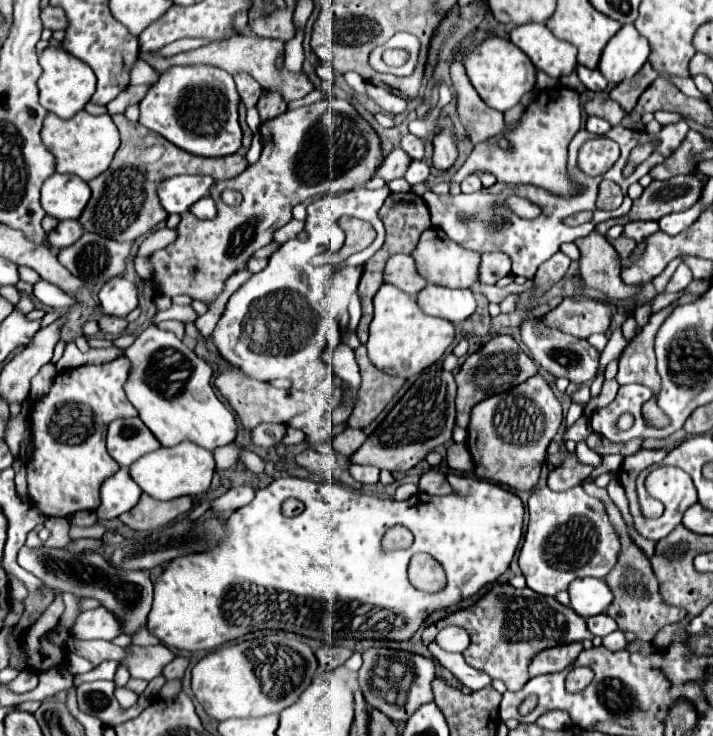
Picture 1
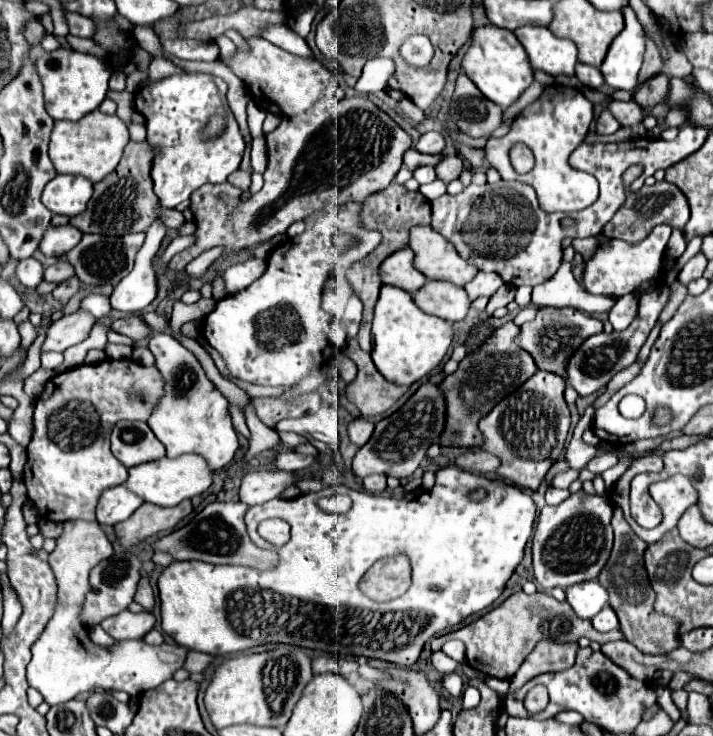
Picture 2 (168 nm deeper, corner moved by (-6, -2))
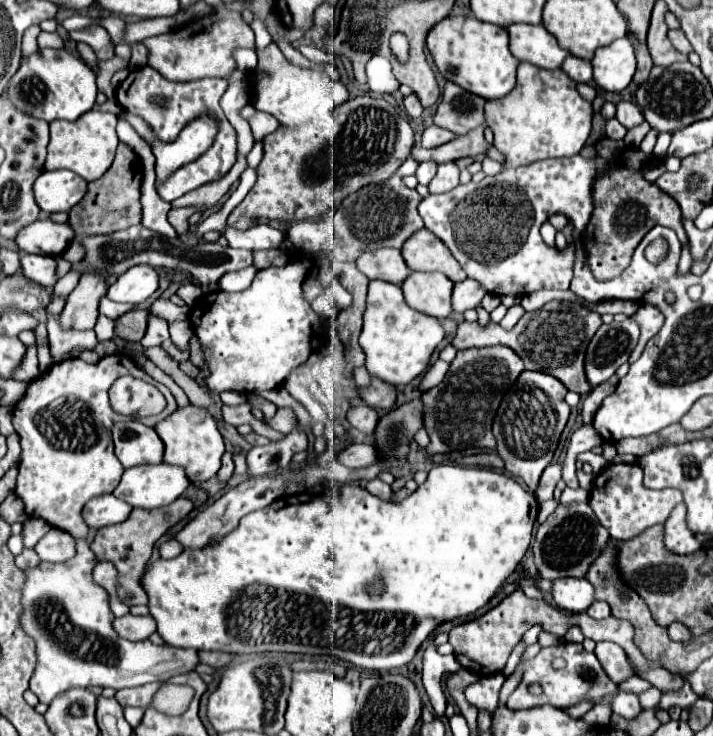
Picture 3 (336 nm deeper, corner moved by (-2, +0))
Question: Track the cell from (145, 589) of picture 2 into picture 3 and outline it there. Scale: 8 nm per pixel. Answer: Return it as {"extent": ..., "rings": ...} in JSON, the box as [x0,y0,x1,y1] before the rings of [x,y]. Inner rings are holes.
{"extent":[90,498,192,606],"rings":[[[178,498],[176,502],[160,508],[160,510],[140,510],[134,508],[128,516],[128,520],[120,522],[120,524],[112,524],[112,526],[104,526],[96,532],[94,542],[90,544],[92,552],[96,554],[98,562],[112,562],[118,570],[118,584],[116,584],[116,592],[118,598],[126,604],[126,606],[136,606],[136,604],[148,604],[148,596],[140,586],[140,576],[152,556],[152,548],[154,544],[166,534],[166,530],[170,526],[174,526],[176,522],[180,522],[188,512],[192,510],[192,502],[188,498]]]}

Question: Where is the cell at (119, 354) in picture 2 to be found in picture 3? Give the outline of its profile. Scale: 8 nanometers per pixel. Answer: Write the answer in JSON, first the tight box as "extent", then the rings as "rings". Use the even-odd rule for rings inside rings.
{"extent":[48,316,98,362],"rings":[[[48,316],[48,340],[50,340],[50,356],[52,362],[64,360],[74,346],[94,348],[98,344],[94,330],[66,330],[54,316]]]}

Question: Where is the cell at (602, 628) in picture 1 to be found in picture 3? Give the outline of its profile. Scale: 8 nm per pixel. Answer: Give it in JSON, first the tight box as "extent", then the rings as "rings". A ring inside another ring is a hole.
{"extent":[586,602,610,620],"rings":[[[592,602],[592,606],[586,610],[592,618],[600,620],[600,618],[608,618],[610,616],[610,606],[606,602]]]}

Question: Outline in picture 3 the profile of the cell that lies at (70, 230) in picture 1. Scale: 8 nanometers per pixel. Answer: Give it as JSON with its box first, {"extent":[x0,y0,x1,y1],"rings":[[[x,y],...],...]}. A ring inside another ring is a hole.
{"extent":[14,218,76,256],"rings":[[[42,218],[24,226],[24,230],[16,234],[14,242],[20,250],[28,254],[58,256],[70,246],[74,236],[76,234],[70,224],[56,224],[50,218]]]}

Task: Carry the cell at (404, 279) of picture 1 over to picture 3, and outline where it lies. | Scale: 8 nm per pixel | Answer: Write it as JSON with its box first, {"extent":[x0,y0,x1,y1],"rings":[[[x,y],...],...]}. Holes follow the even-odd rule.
{"extent":[356,248,410,284],"rings":[[[380,248],[374,252],[364,252],[356,260],[356,266],[368,278],[386,280],[392,284],[402,284],[410,274],[400,250],[396,248]]]}

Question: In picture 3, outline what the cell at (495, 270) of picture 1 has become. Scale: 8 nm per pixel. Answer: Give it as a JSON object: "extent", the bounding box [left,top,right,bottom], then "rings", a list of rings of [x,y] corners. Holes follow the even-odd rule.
{"extent":[452,280,484,312],"rings":[[[462,280],[458,284],[454,284],[454,290],[452,290],[452,310],[454,312],[466,312],[470,308],[476,308],[480,304],[480,300],[484,298],[484,290],[482,286],[476,282],[476,280]]]}

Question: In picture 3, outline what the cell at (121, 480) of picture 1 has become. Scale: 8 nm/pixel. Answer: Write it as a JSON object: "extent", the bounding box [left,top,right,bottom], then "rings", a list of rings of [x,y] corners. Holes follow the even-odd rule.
{"extent":[82,494,132,530],"rings":[[[104,494],[104,496],[92,498],[84,506],[82,516],[90,528],[98,530],[98,528],[104,528],[110,524],[124,522],[130,512],[132,512],[132,508],[126,502],[118,500],[114,494]]]}

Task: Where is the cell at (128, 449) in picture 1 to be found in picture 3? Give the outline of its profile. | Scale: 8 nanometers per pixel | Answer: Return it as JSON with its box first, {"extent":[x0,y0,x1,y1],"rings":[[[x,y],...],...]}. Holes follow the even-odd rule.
{"extent":[112,420,162,468],"rings":[[[138,420],[114,424],[112,438],[116,446],[116,456],[124,468],[162,462],[162,440],[158,438],[154,428],[148,428]]]}

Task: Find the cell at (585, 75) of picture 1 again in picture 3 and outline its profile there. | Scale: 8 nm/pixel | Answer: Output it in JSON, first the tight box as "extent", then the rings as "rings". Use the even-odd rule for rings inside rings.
{"extent":[562,56,592,82],"rings":[[[568,56],[564,60],[562,70],[576,82],[590,82],[592,80],[592,66],[588,60],[576,58],[576,56]]]}

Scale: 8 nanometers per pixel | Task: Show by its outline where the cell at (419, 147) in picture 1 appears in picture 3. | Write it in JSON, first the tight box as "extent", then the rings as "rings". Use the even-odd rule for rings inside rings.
{"extent":[422,124,456,148],"rings":[[[432,124],[432,126],[428,126],[428,128],[424,130],[424,134],[422,134],[422,146],[424,146],[424,148],[436,148],[436,146],[440,146],[440,144],[450,142],[452,138],[456,138],[456,134],[452,134],[450,130],[444,130],[444,128]]]}

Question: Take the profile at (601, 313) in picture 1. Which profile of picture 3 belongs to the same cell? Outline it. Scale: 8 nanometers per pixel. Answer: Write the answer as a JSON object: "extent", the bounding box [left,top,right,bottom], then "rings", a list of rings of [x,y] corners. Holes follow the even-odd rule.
{"extent":[452,300,602,396],"rings":[[[552,300],[546,302],[540,310],[526,312],[512,330],[504,330],[494,322],[490,322],[488,328],[480,328],[478,322],[462,322],[452,340],[452,346],[456,350],[464,350],[472,346],[496,346],[496,344],[508,346],[522,358],[526,370],[538,370],[550,374],[558,378],[568,390],[586,396],[592,388],[584,374],[584,354],[588,342],[592,340],[592,336],[600,326],[602,326],[600,314],[580,304]]]}

